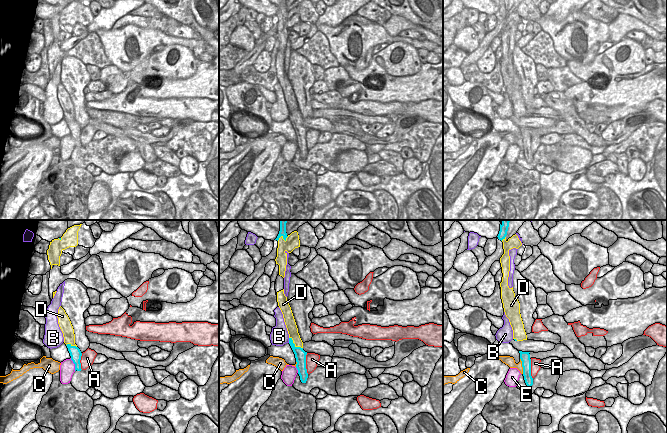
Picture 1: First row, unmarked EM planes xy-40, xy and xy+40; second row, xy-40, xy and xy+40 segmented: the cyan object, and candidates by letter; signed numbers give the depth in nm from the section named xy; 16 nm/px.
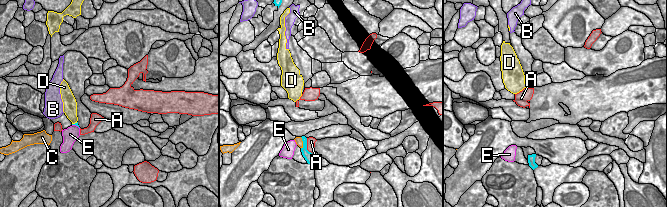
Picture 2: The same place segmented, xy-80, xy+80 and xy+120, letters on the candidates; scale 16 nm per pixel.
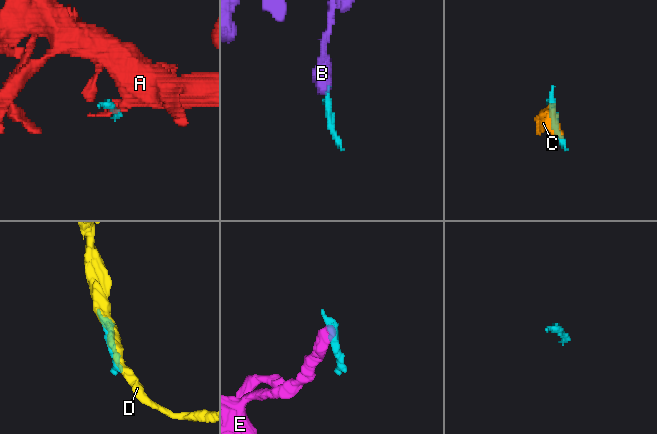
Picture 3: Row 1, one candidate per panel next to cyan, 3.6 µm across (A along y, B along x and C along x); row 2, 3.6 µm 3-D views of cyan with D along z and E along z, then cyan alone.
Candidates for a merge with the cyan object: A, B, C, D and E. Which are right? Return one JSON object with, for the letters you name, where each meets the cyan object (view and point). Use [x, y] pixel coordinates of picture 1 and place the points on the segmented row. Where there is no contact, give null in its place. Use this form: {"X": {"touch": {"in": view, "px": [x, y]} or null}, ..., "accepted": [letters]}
{"accepted": []}

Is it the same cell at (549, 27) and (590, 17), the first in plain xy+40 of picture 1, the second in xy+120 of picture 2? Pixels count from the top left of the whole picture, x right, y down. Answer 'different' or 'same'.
same

